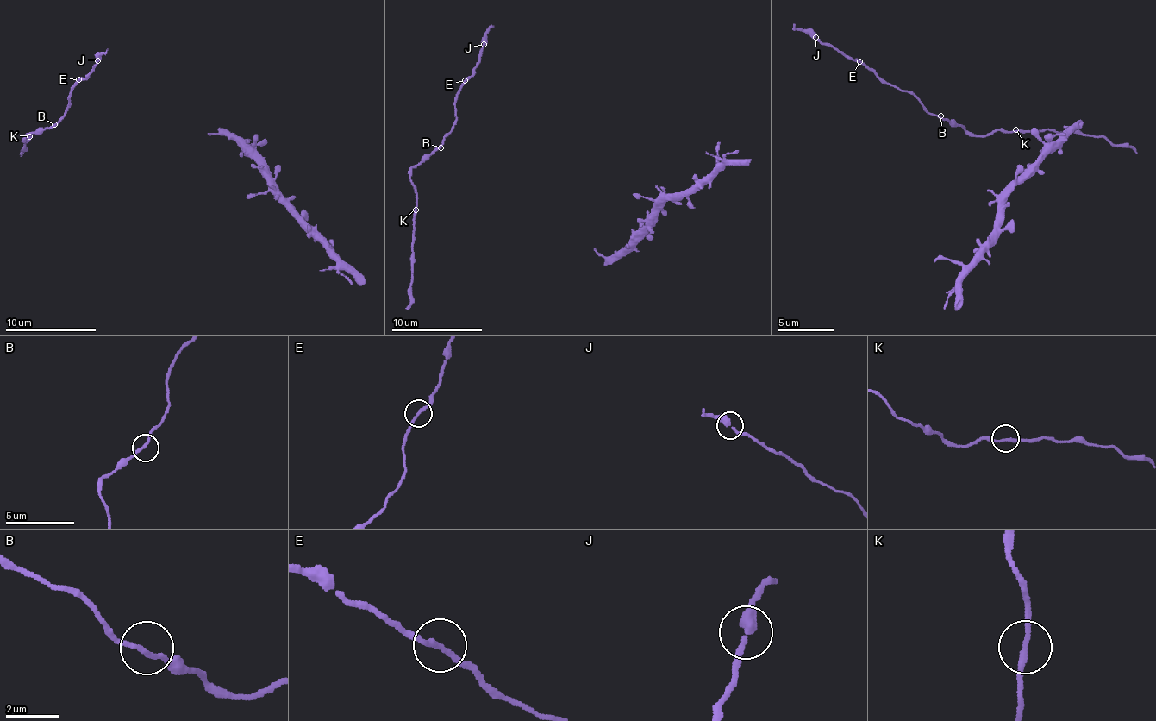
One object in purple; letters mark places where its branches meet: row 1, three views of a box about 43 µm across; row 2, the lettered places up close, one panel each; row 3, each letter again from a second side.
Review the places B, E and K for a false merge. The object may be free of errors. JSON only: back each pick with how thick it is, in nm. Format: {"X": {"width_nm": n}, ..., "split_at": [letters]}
{"split_at": []}

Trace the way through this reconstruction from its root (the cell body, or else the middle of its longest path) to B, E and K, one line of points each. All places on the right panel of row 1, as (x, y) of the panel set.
B: (1052, 129), (1018, 129), (1015, 132), (993, 129), (985, 135), (971, 135), (963, 127), (954, 127), (940, 115)
E: (1052, 129), (993, 129), (971, 135), (929, 113), (910, 93), (883, 83), (860, 60)
K: (1052, 129), (1015, 129)

